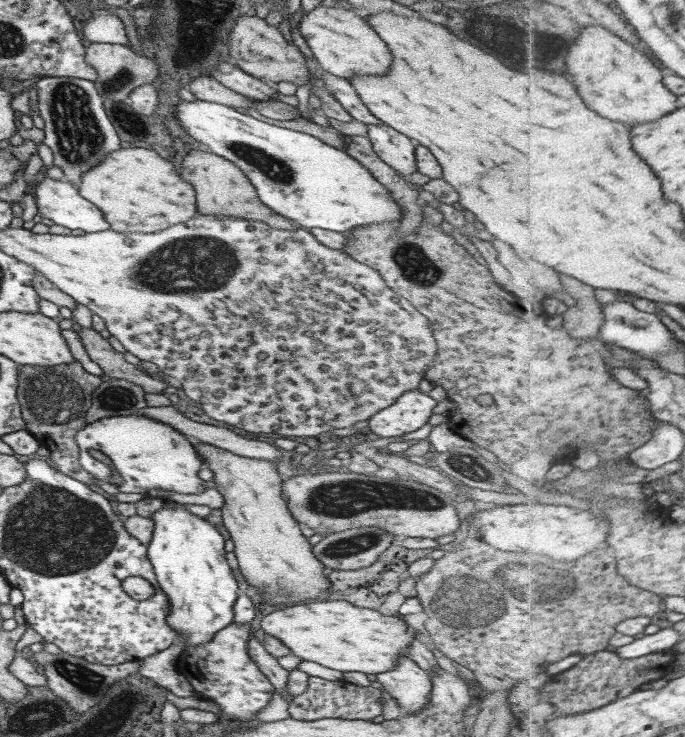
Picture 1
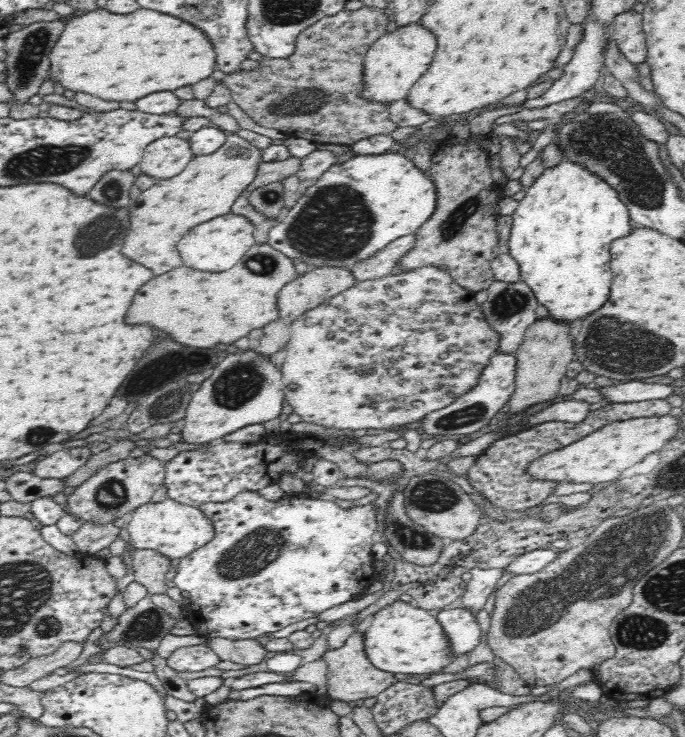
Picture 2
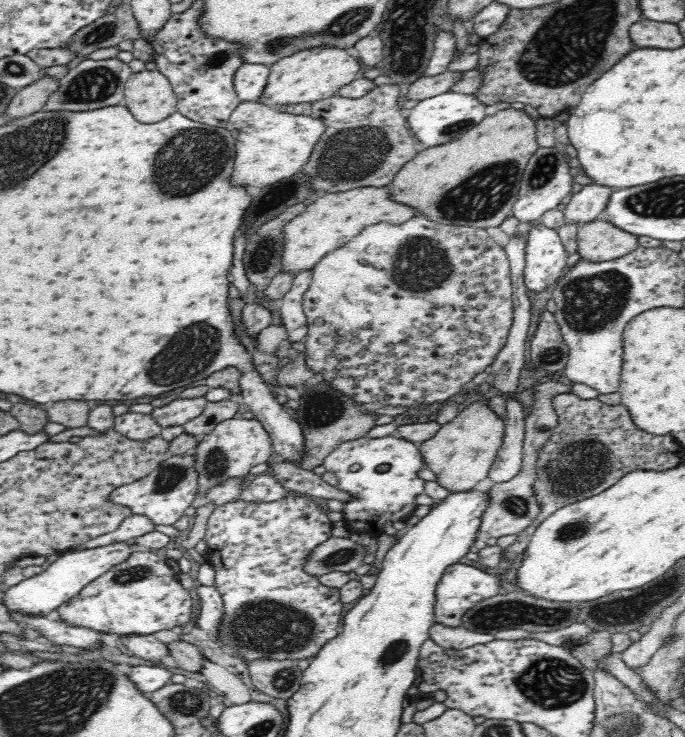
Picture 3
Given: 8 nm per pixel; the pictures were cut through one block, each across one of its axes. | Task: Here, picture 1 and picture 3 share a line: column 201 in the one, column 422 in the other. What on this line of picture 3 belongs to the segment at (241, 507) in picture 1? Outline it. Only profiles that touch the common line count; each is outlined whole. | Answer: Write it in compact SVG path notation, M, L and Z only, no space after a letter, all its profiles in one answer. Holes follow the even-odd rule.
M478 396L466 402L456 418L441 426L436 436L422 443L420 455L424 459L424 465L434 473L435 481L442 488L446 488L451 494L468 492L489 476L489 470L503 446L504 432L505 424L502 419L488 409L486 399Z

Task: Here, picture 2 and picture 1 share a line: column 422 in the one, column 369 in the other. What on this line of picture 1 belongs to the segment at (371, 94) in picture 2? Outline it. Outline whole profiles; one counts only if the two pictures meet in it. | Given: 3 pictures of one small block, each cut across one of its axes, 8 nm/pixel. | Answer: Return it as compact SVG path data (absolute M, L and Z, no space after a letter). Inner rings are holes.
M321 3L298 21L299 34L310 48L319 70L349 80L353 75L382 75L391 64L391 54L356 11Z

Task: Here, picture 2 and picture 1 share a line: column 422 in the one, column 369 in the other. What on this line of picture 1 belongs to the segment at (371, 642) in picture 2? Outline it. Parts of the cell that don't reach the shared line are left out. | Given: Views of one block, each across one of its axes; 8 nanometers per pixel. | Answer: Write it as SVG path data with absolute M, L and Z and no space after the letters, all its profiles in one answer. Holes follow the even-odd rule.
M313 600L307 603L297 603L296 605L285 605L279 609L276 609L269 614L266 614L260 620L261 630L264 630L265 634L269 636L274 636L277 640L281 641L283 646L286 646L291 653L293 653L297 658L301 659L301 661L309 661L314 662L315 664L319 664L325 668L333 669L339 672L362 672L363 674L379 674L380 672L387 672L389 670L393 670L395 668L395 664L397 664L397 660L399 658L407 658L408 654L406 654L406 648L410 645L410 642L414 638L413 630L411 630L406 623L403 623L403 619L398 615L385 613L381 615L378 611L355 607L351 603L348 603L344 600Z

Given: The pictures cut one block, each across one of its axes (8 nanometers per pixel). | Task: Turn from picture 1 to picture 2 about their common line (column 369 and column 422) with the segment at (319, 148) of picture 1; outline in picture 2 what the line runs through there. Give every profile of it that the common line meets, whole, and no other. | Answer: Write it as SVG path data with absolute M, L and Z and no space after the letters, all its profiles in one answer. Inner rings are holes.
M384 153L378 156L355 156L340 165L332 165L332 168L326 170L326 173L318 179L316 184L309 186L304 190L303 194L294 203L294 206L288 208L288 214L278 221L276 226L268 231L267 245L274 250L281 252L284 256L291 258L293 261L304 262L312 268L341 268L342 270L351 270L358 262L364 262L368 258L372 258L374 254L378 254L382 248L386 248L390 242L400 238L415 234L434 212L436 206L436 189L430 176L423 174L420 170L414 167L413 162L406 159L404 155L398 153Z

